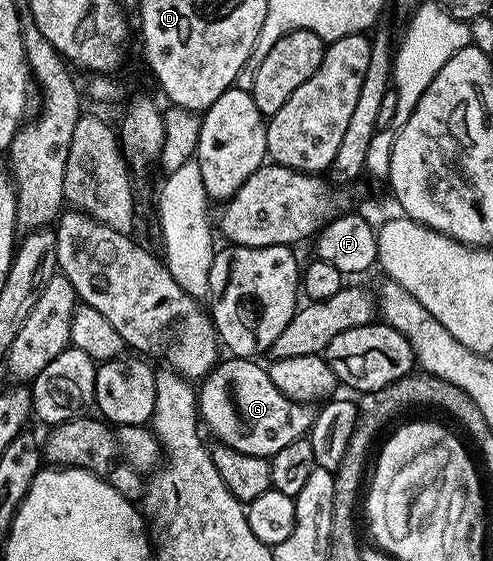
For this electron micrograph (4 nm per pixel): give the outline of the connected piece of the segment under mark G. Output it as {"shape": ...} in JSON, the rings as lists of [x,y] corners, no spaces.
{"shape":[[[231,355],[225,358],[198,385],[199,416],[205,426],[212,428],[219,444],[229,445],[246,455],[271,459],[282,447],[305,436],[315,425],[313,406],[282,395],[259,360]]]}

